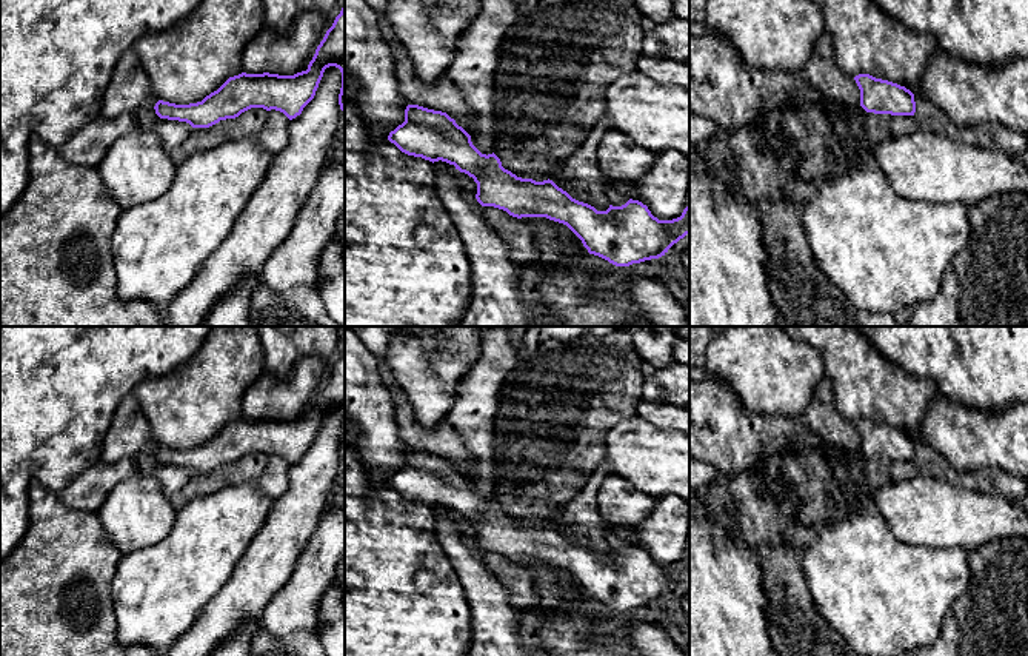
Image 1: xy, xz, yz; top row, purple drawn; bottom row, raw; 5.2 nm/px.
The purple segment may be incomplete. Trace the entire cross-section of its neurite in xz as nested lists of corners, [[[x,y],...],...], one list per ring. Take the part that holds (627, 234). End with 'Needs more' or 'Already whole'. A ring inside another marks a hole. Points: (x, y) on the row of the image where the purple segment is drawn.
[[[408,105],[405,122],[389,132],[388,140],[408,156],[432,163],[442,160],[472,177],[482,206],[503,209],[517,219],[546,217],[566,225],[589,254],[616,266],[659,259],[689,234],[689,203],[673,220],[659,220],[646,205],[632,199],[597,211],[549,179],[536,182],[505,169],[494,152],[482,154],[471,136],[442,111]]]. Already whole

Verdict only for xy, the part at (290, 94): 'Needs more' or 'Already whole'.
Already whole

